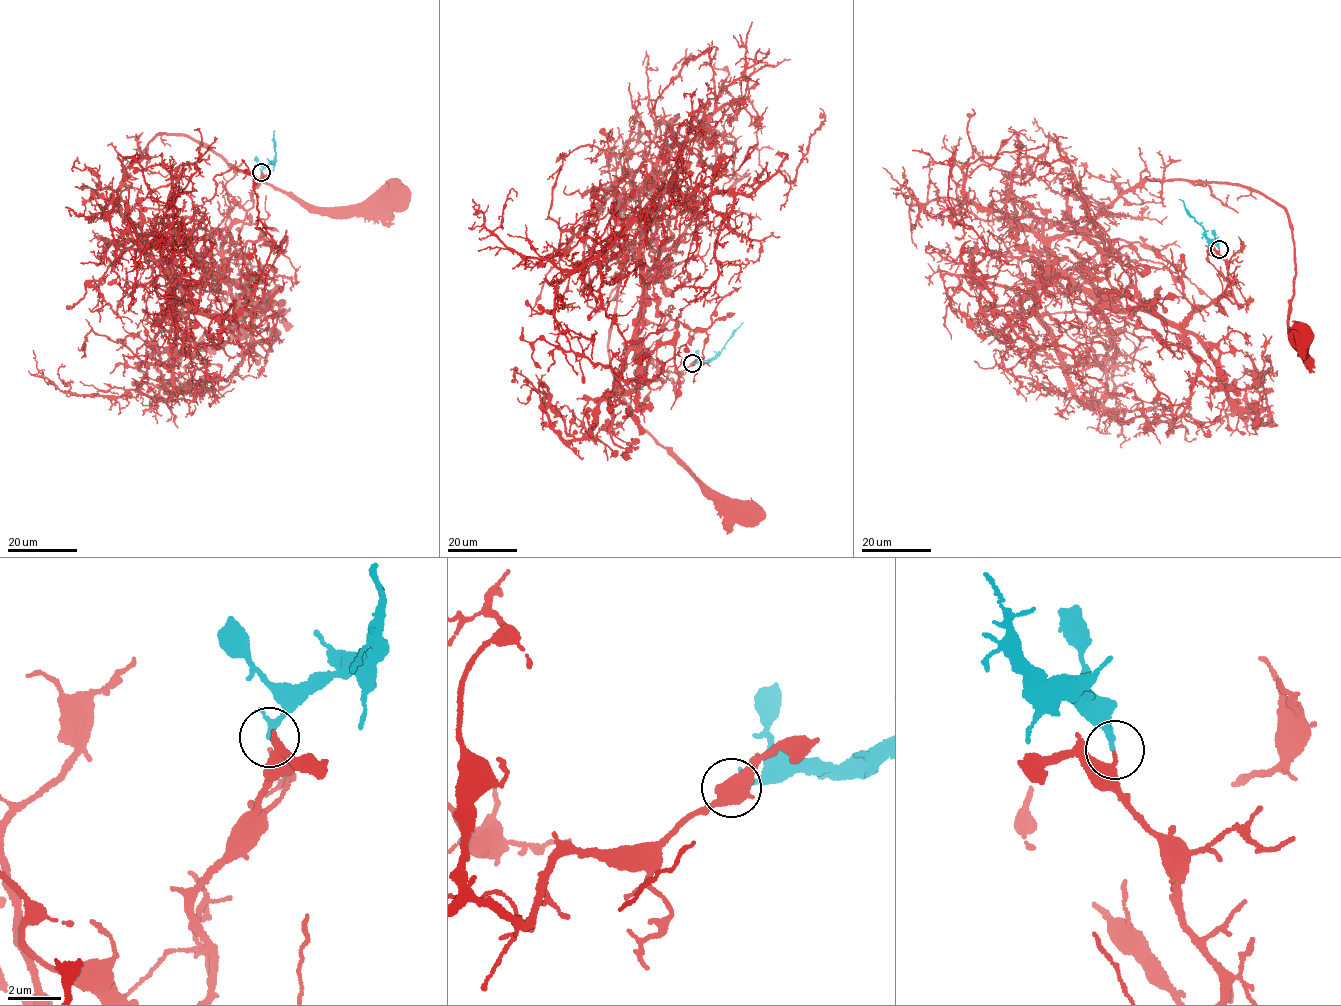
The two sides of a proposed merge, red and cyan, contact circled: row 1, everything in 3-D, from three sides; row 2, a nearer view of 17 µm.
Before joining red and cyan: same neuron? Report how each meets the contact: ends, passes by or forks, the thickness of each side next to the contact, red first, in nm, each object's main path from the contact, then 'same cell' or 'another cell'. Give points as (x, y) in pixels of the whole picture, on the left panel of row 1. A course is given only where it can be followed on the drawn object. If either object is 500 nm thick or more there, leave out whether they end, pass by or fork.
red ends; cyan ends; calibres 280 and 240 nm; course red (261, 172), (205, 281), (177, 233), (138, 236), (119, 203), (164, 132), (319, 207), (388, 198); course cyan (261, 172), (275, 160), (274, 130); another cell

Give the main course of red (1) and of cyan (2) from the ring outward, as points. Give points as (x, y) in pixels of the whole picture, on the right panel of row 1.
1: (1219, 249), (1233, 295), (1179, 325), (1126, 311), (1079, 232), (1146, 181), (1259, 191), (1289, 222), (1296, 339)
2: (1219, 249), (1179, 199)

